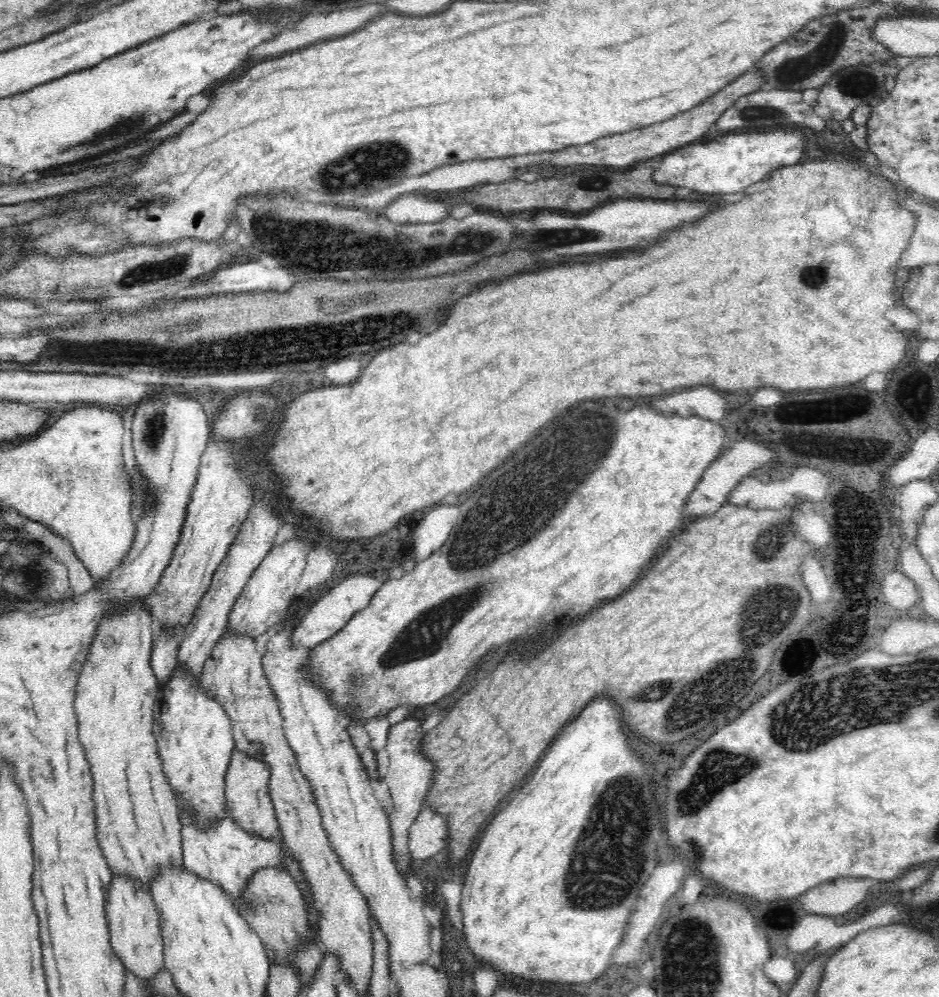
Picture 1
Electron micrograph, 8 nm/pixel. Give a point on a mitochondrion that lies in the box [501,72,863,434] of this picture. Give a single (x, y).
(755, 116)

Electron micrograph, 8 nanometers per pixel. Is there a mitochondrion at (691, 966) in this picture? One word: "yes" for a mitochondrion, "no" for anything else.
yes

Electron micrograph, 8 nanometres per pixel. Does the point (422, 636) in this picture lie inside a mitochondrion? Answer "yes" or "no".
yes

